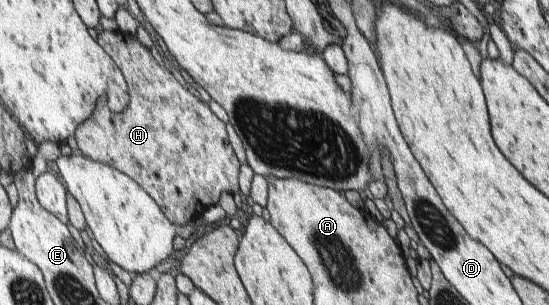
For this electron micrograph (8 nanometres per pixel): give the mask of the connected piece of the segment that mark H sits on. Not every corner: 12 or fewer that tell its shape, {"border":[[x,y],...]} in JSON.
{"border":[[135,36],[80,152],[134,178],[179,226],[237,192],[228,124]]}

